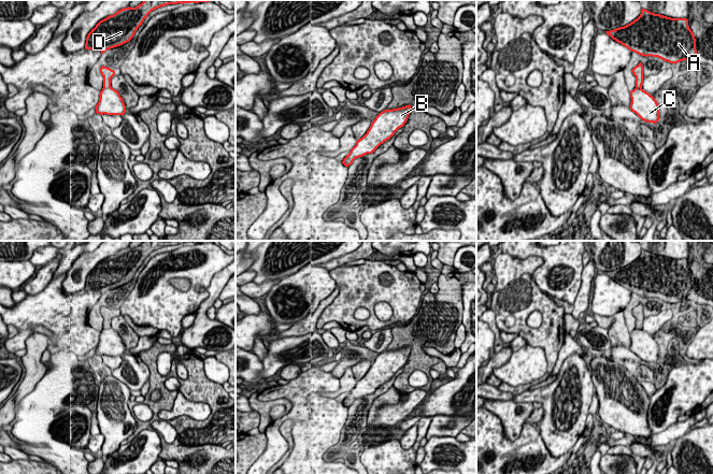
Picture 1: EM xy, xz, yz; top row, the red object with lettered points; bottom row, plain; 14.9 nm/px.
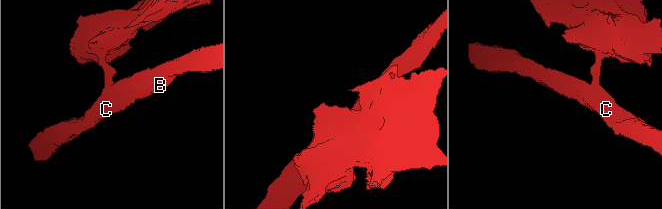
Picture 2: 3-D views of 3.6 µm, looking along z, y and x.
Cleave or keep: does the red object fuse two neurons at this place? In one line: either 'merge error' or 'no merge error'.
merge error

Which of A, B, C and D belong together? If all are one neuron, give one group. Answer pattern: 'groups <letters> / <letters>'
groups A D / B C

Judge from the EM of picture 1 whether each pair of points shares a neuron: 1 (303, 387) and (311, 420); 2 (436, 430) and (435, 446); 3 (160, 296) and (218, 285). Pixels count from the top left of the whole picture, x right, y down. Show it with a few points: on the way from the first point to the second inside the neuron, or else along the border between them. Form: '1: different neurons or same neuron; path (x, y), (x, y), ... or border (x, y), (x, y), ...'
1: same neuron; path (305, 396), (311, 412)
2: different neurons; border (455, 436), (431, 436), (427, 441)
3: different neurons; border (223, 268), (197, 311)

